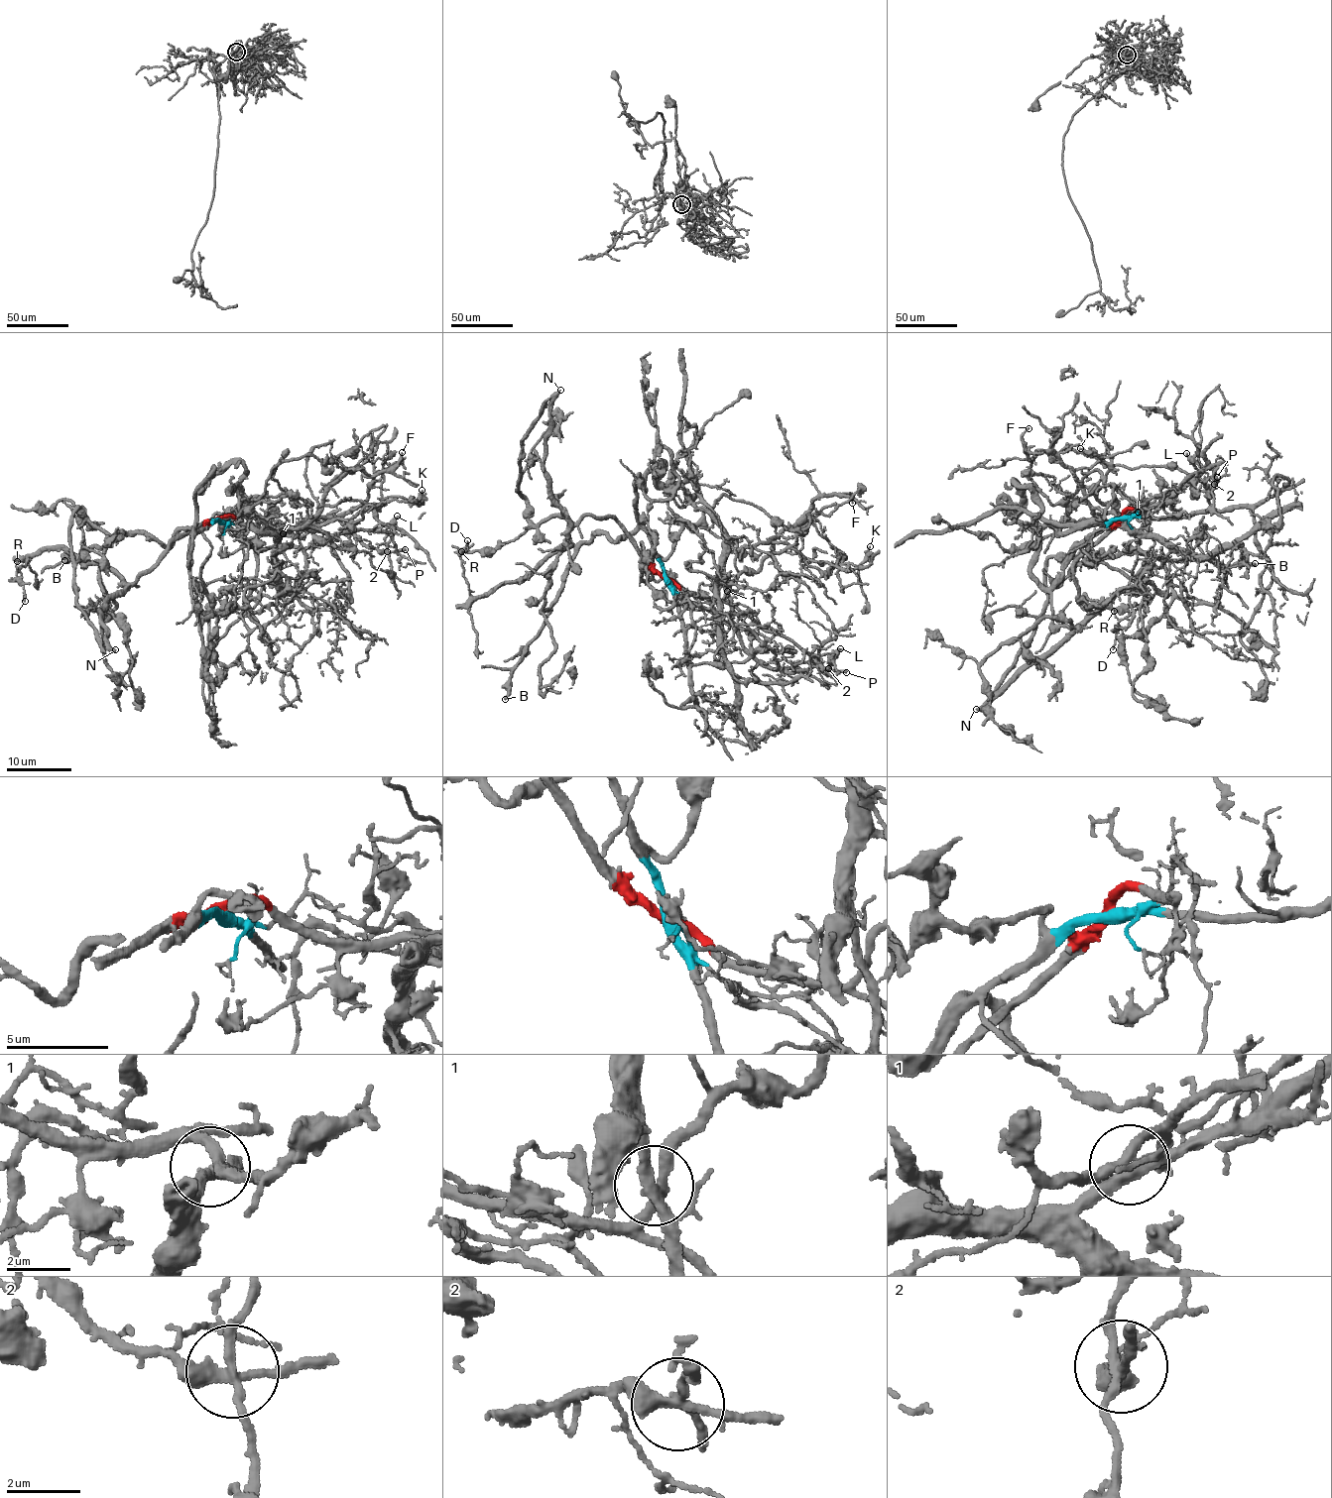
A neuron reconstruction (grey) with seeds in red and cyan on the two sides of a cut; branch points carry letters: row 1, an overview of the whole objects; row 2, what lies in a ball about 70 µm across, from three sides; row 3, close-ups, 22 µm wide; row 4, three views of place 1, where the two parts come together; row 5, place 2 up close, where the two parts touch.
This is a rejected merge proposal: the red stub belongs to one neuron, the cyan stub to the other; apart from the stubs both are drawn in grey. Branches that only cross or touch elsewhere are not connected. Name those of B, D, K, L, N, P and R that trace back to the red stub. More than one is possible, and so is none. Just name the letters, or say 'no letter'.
D, K, L, N, R

